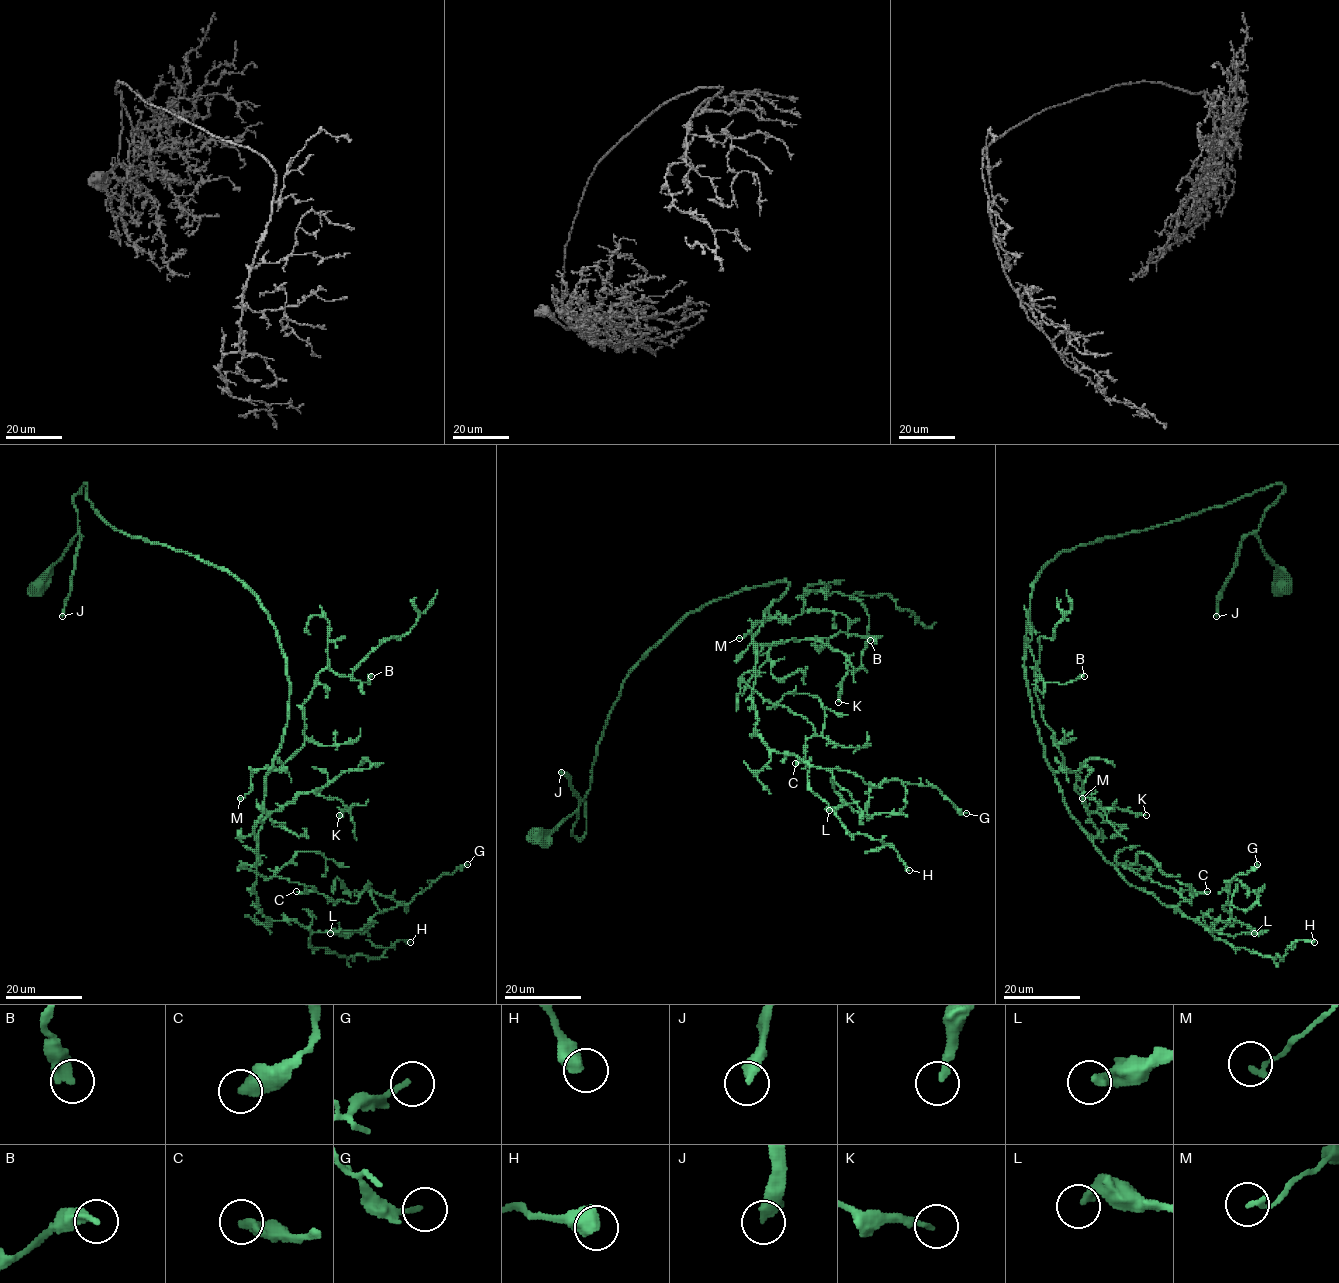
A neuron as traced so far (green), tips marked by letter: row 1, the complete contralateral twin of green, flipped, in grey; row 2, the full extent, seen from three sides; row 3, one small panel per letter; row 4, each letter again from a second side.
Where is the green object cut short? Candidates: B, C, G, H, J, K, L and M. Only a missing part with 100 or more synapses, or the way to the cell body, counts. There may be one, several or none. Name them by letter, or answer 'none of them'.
J

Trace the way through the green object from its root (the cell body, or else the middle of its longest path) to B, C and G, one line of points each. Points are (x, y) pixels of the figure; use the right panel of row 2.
B: (1280, 587), (1254, 534), (1281, 484), (1060, 552), (1025, 651), (1054, 771), (1033, 668), (1084, 676)
C: (1280, 587), (1254, 534), (1275, 484), (1060, 552), (1032, 588), (1025, 674), (1069, 813), (1114, 865), (1207, 891)
G: (1280, 587), (1254, 534), (1275, 484), (1060, 552), (1026, 637), (1046, 762), (1129, 884), (1220, 931), (1257, 864)

